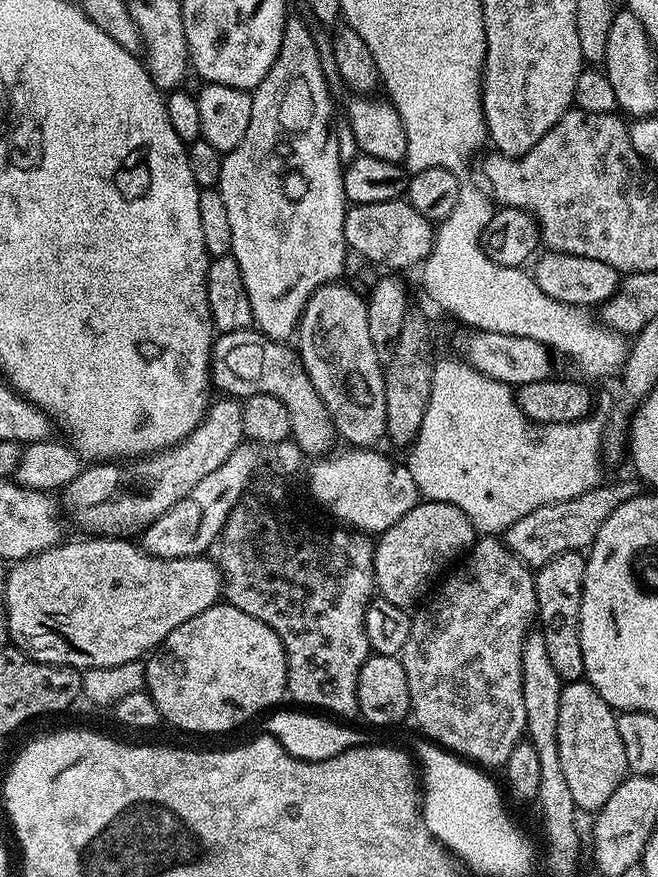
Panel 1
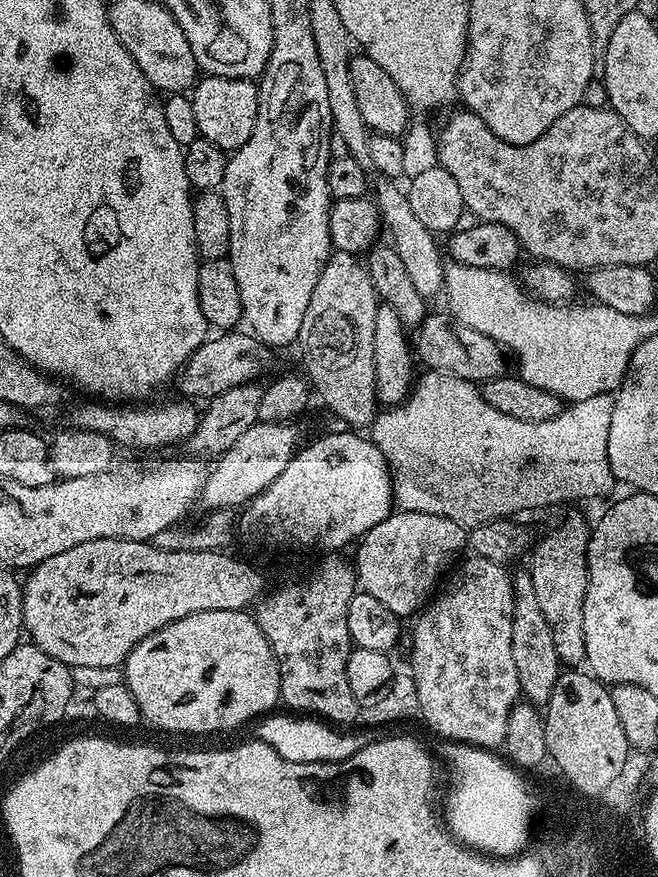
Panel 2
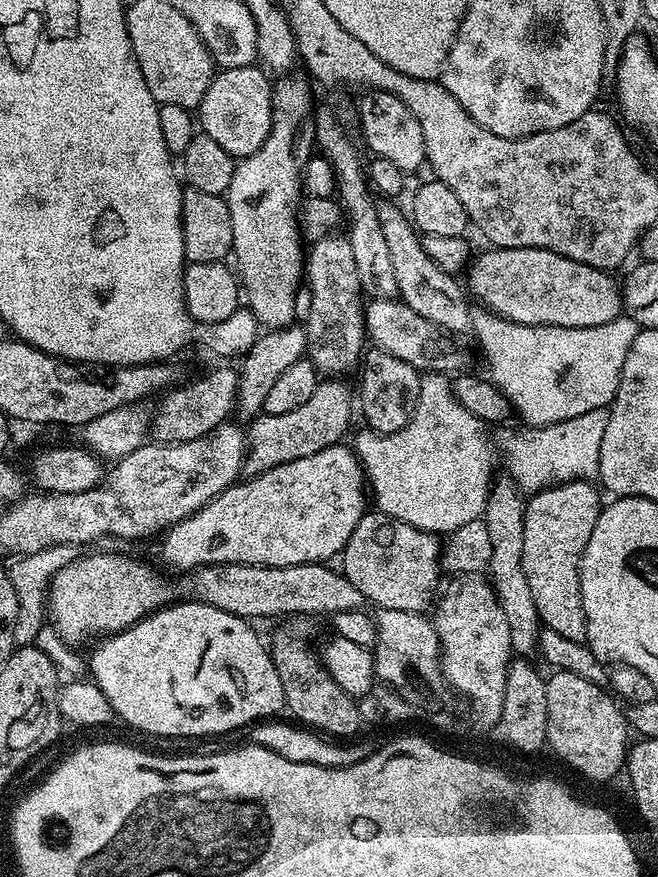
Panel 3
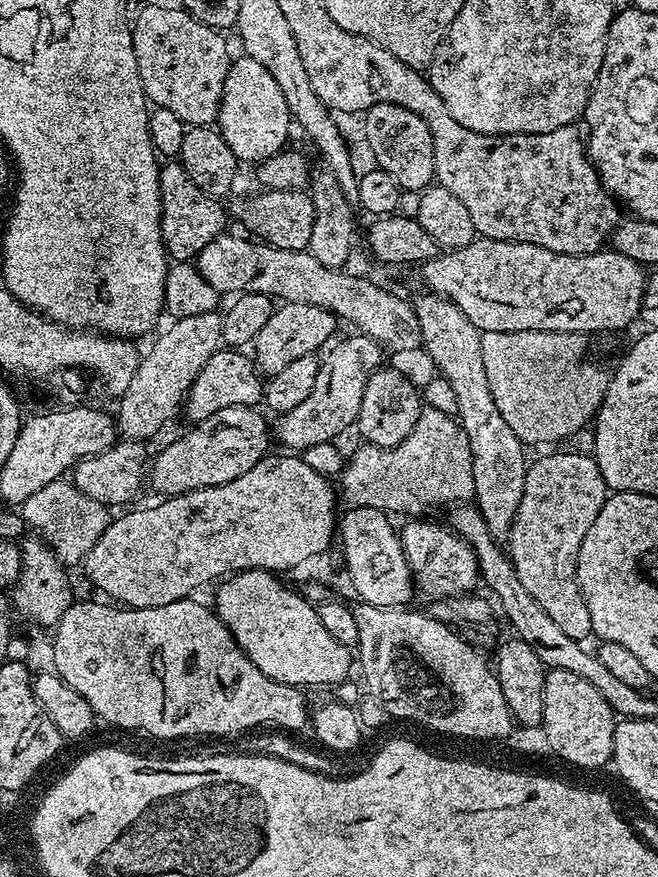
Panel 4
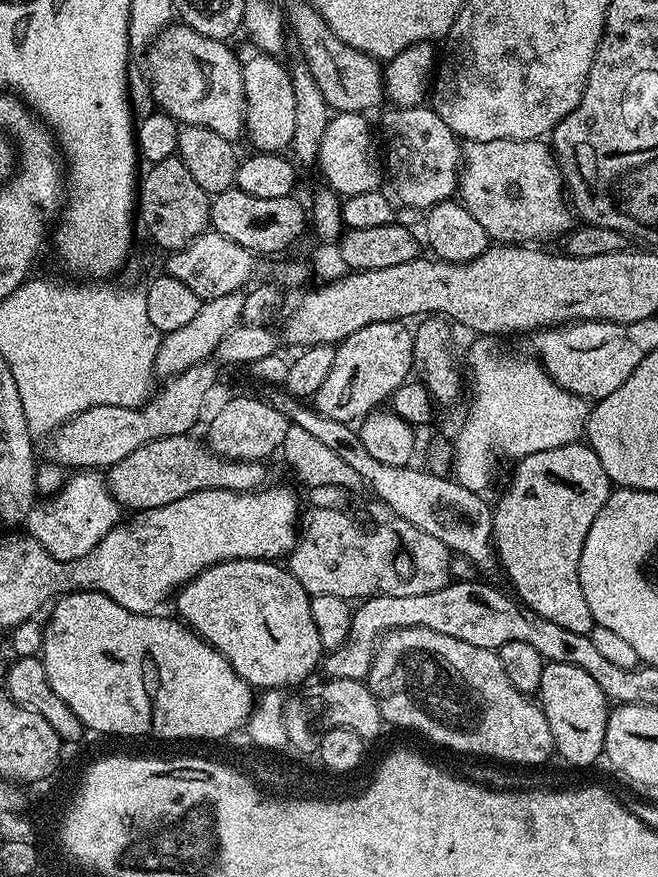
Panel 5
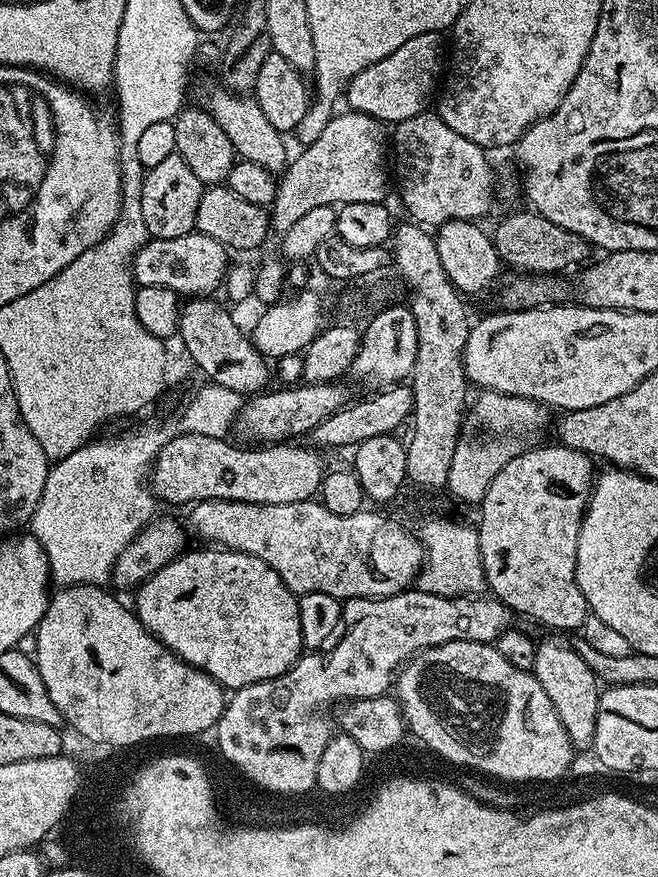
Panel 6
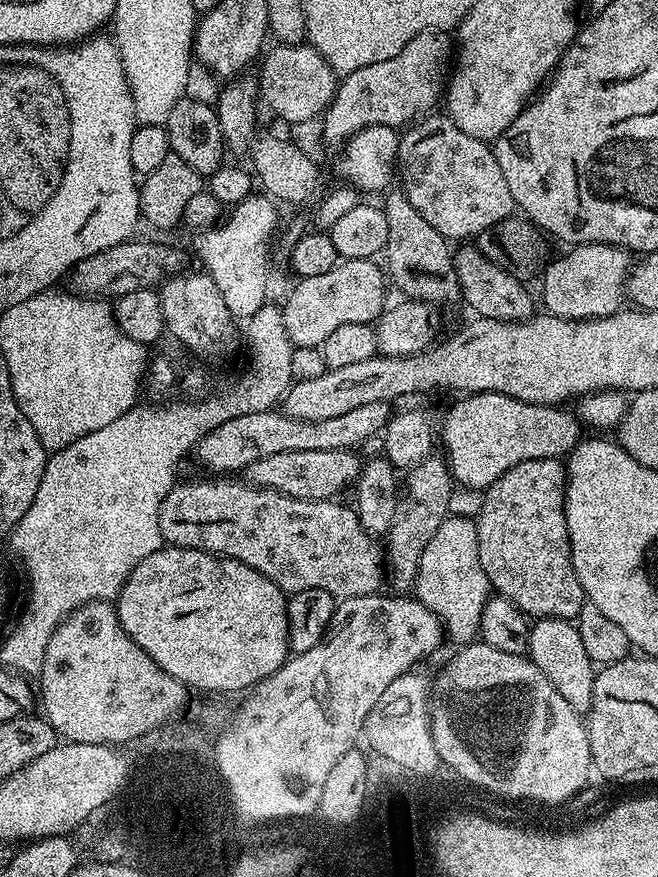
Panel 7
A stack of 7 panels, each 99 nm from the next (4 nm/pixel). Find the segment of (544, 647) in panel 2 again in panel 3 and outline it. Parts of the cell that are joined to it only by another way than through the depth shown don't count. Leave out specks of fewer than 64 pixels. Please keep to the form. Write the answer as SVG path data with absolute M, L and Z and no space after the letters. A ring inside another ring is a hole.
M497 475L492 481L492 491L484 507L483 521L486 534L490 534L490 562L487 579L496 591L502 614L510 622L510 646L520 658L532 658L537 655L540 646L540 615L538 606L534 606L534 594L526 582L522 571L522 530L524 529L524 506L526 500L516 484L507 475Z

